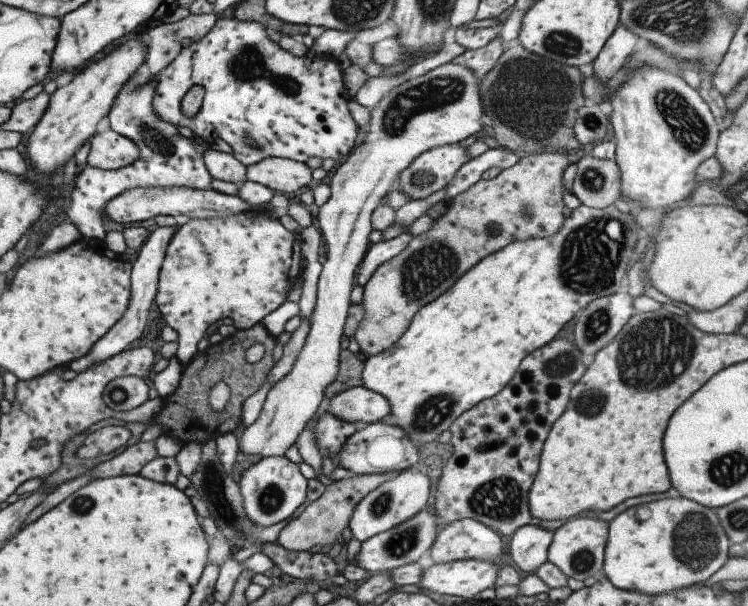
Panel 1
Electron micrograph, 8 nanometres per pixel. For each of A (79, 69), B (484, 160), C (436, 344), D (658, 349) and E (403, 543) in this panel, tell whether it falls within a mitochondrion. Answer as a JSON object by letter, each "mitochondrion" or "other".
{"A":"other","B":"other","C":"other","D":"mitochondrion","E":"mitochondrion"}

